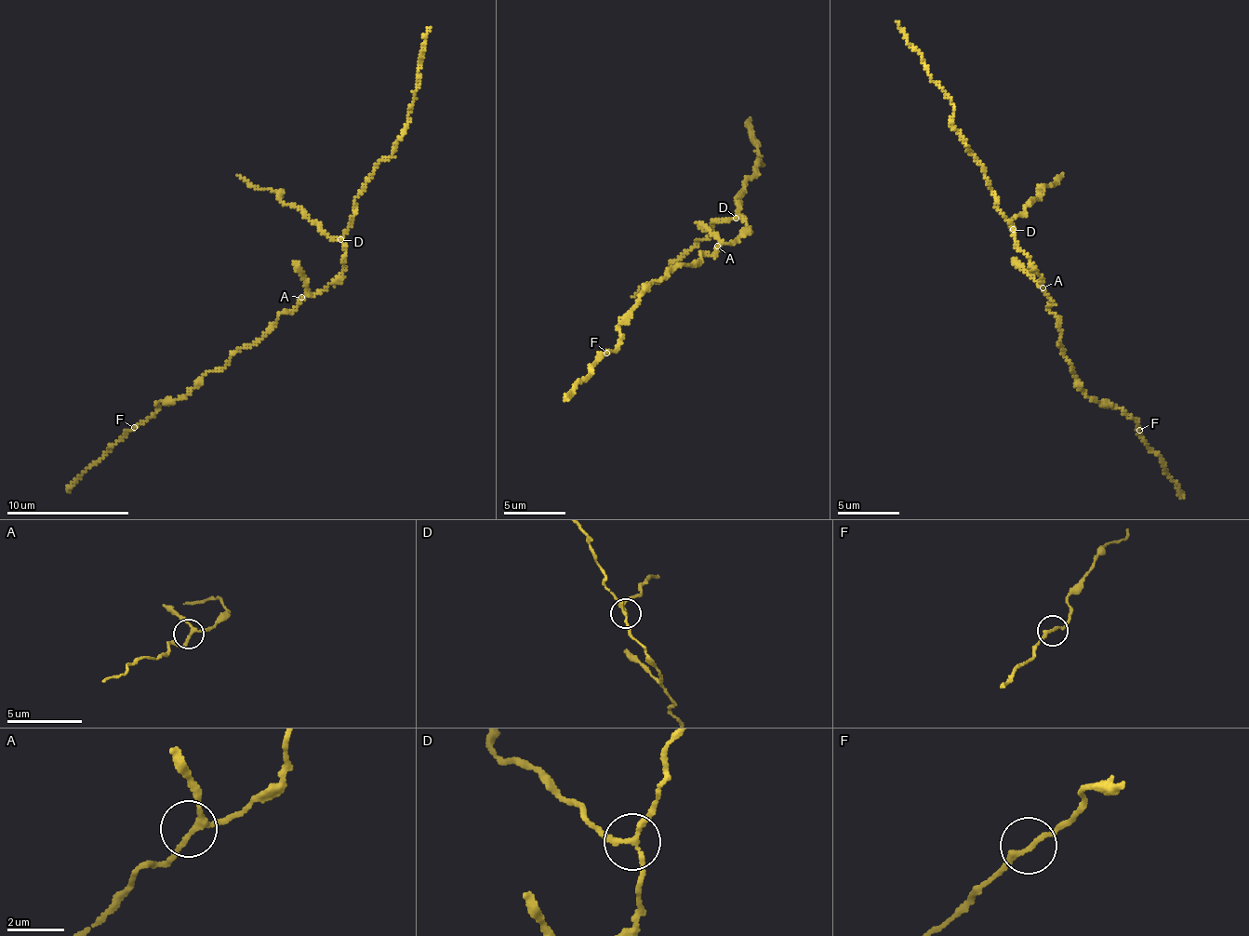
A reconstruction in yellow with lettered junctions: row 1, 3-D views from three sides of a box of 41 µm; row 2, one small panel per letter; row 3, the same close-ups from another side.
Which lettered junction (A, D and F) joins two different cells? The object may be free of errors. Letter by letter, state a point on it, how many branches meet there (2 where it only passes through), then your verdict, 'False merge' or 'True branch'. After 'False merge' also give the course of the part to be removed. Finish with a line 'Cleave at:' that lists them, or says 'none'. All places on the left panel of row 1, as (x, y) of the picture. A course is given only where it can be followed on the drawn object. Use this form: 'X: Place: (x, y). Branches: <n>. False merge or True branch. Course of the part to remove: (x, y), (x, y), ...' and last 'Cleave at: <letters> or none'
A: Place: (301, 297). Branches: 3. True branch
D: Place: (340, 239). Branches: 3. False merge. Course of the part to remove: (339, 240), (275, 191), (252, 186), (237, 175)
F: Place: (134, 427). Branches: 2. True branch
Cleave at: D

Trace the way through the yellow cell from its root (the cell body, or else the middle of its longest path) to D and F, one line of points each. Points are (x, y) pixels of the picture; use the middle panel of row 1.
D: (721, 246), (731, 244), (748, 227), (745, 219), (736, 219)
F: (721, 246), (653, 280), (619, 327), (616, 349), (606, 353)

